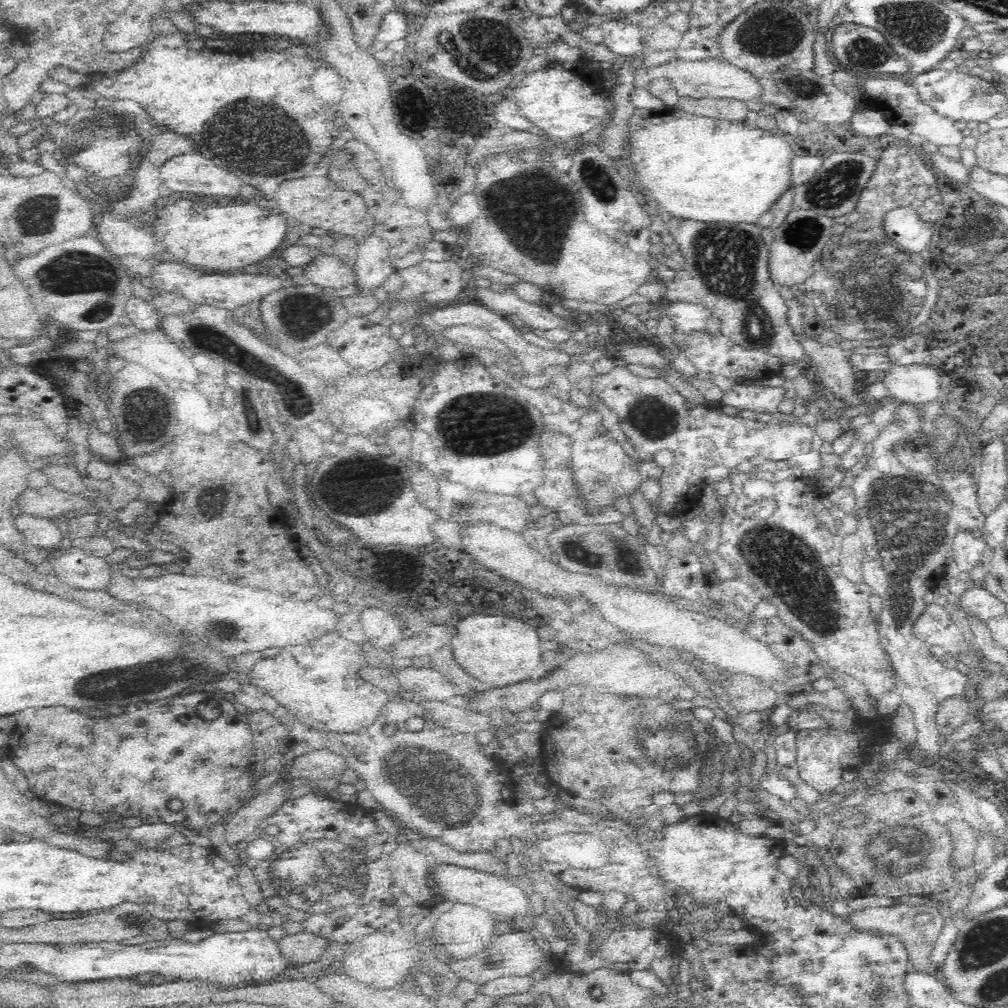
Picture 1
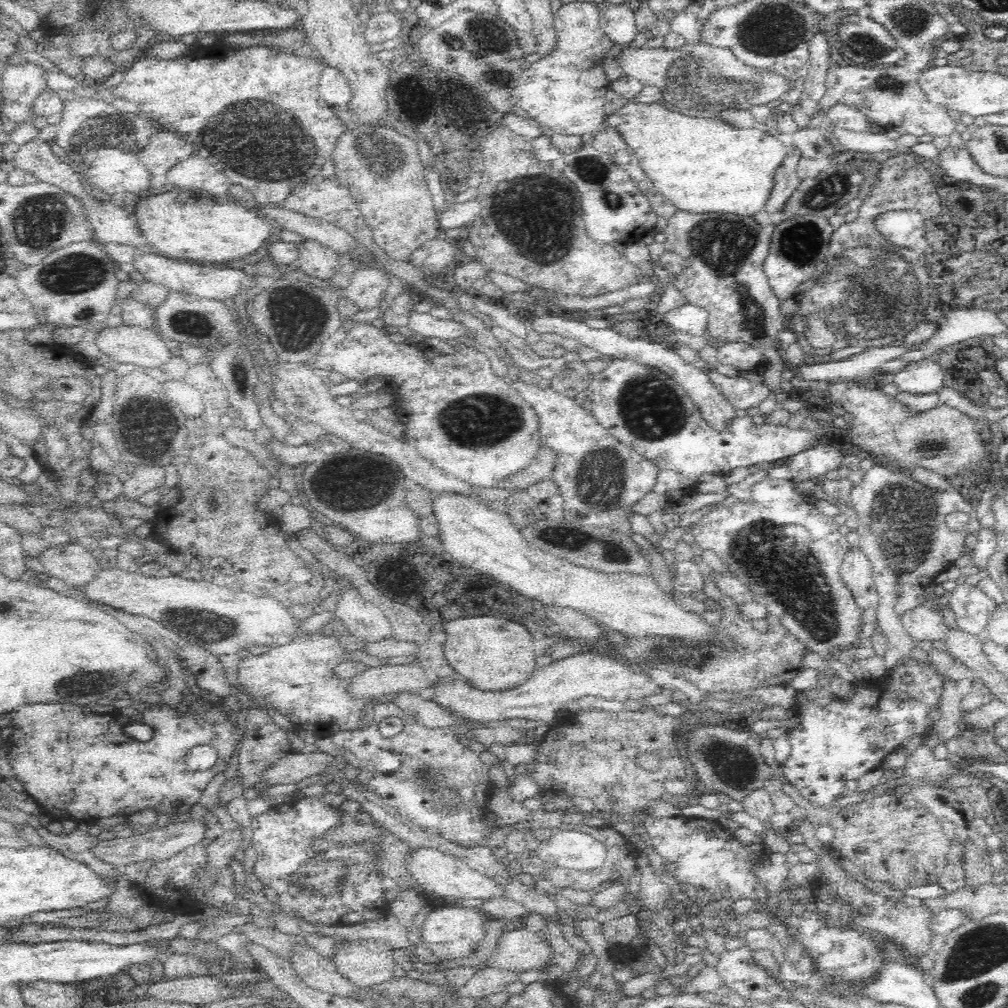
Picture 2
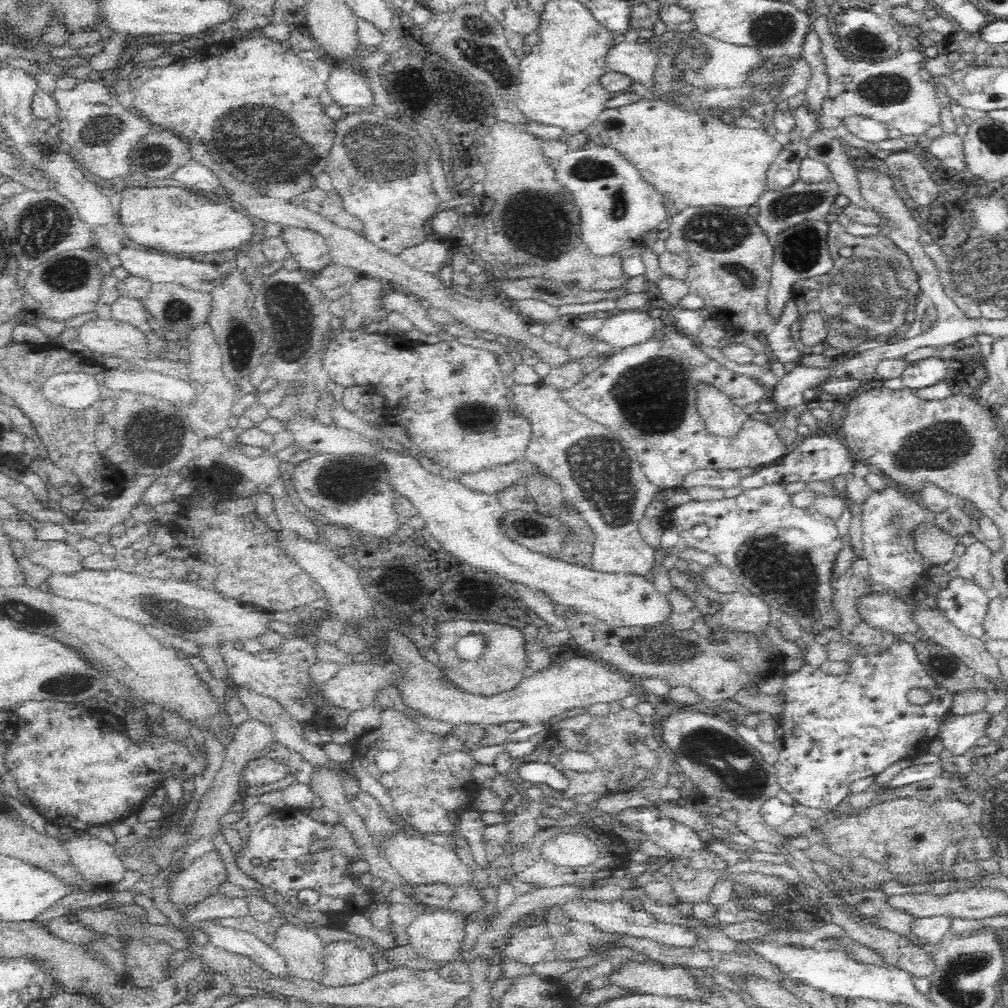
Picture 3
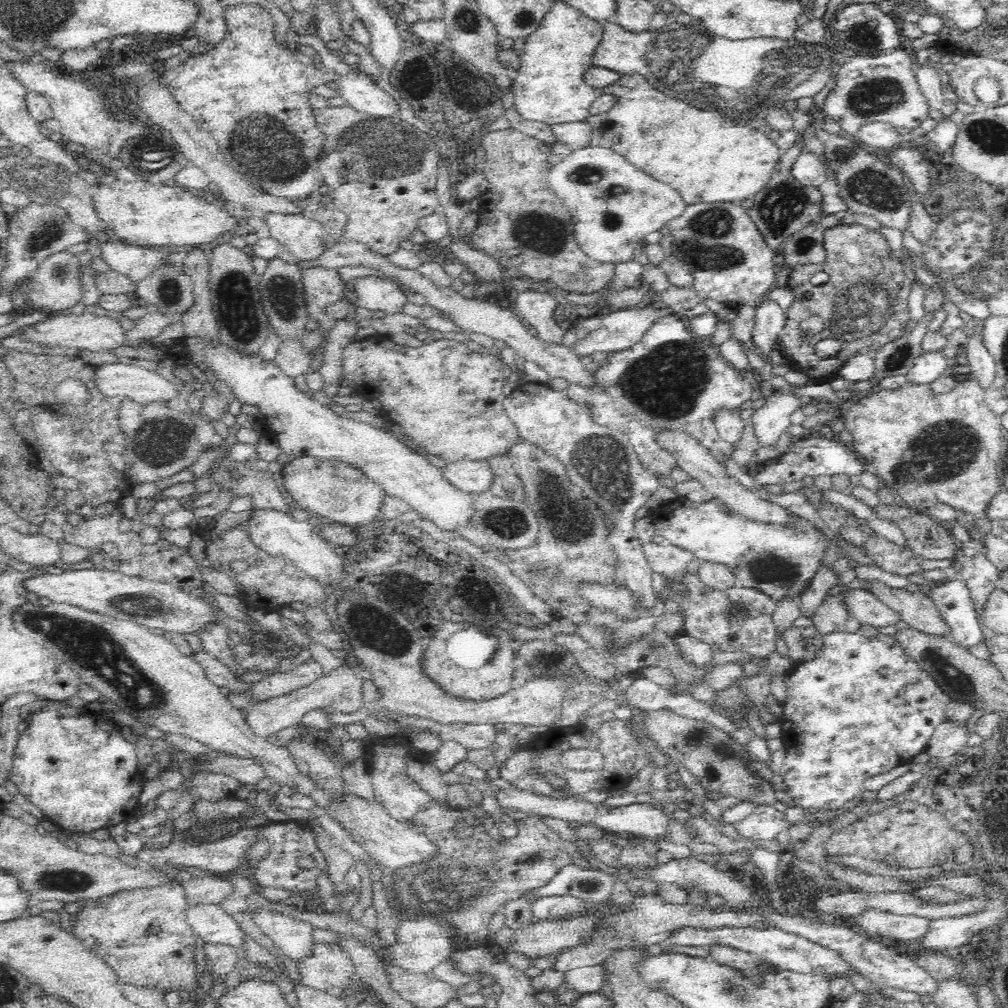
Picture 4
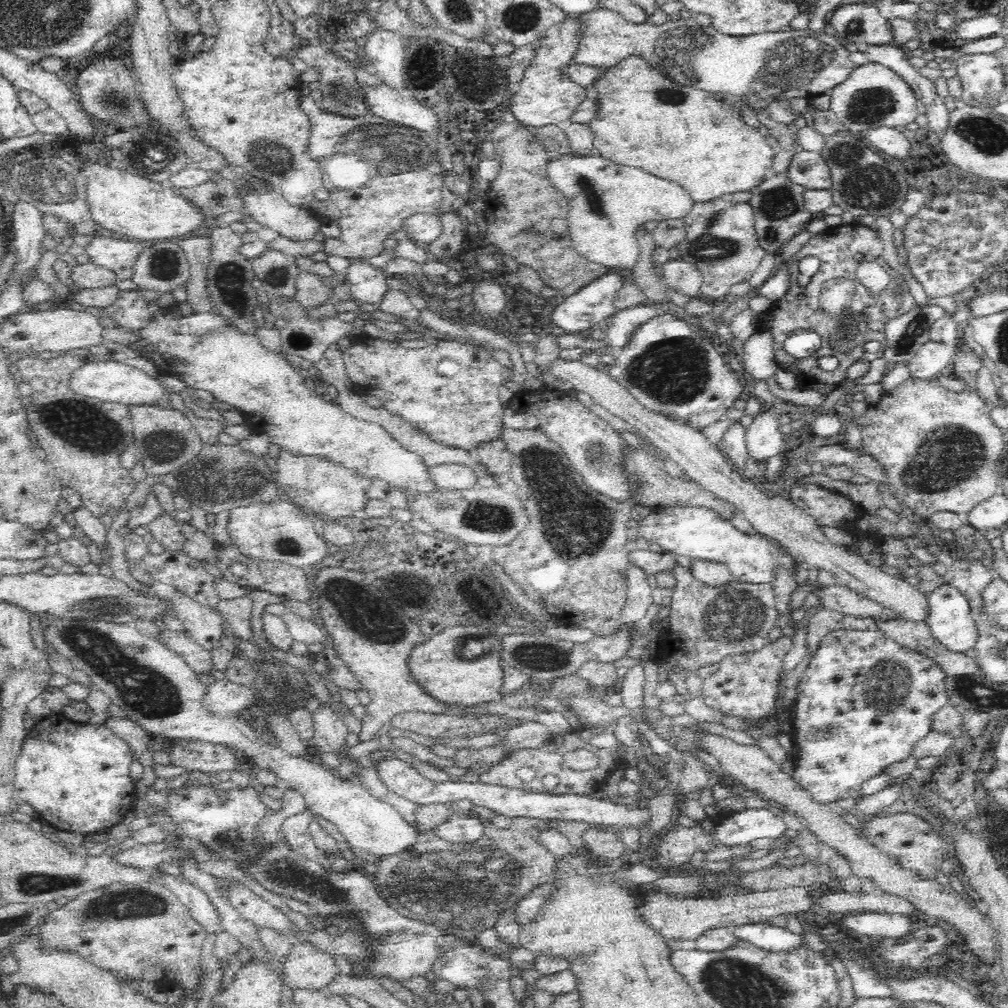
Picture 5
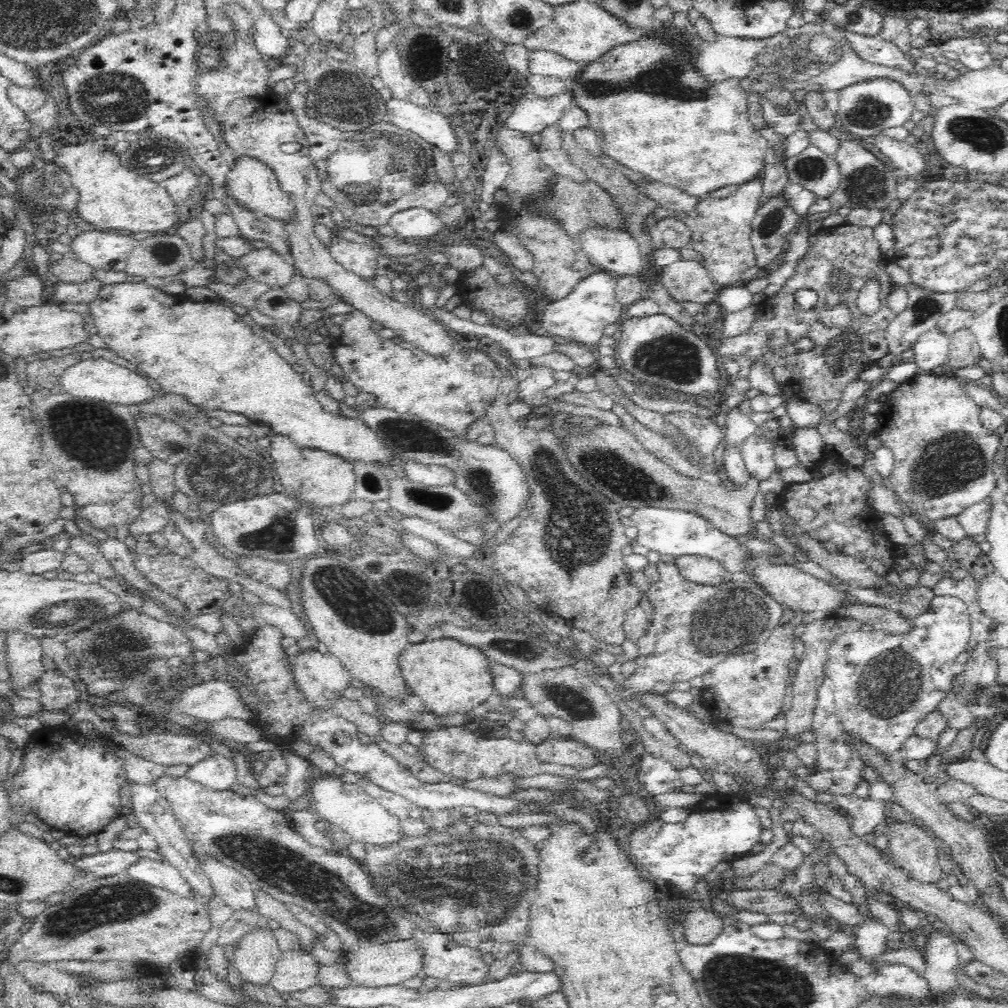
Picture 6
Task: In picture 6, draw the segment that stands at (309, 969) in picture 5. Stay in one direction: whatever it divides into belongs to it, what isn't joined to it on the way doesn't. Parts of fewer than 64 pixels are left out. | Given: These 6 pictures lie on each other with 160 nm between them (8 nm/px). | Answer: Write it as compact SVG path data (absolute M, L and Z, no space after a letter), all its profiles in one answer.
M302 947L281 953L276 972L270 980L278 992L302 992L319 984L320 962Z

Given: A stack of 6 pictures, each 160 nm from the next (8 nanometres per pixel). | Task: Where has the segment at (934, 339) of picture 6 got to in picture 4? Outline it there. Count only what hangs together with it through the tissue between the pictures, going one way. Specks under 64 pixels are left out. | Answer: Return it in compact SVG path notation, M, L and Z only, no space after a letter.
M943 351L922 353L919 358L914 360L914 364L908 373L906 379L912 384L930 384L940 376L947 375L948 359Z

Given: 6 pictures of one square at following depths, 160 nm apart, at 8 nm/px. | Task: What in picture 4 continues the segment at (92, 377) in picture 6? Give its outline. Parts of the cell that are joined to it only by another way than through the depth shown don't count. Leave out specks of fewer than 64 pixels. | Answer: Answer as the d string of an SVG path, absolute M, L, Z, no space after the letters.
M113 363L98 366L97 372L94 374L94 383L98 387L98 391L102 391L104 395L123 399L128 397L130 400L140 404L149 402L164 402L169 398L174 398L178 394L178 388L172 382L163 378L158 372L146 370L140 366L125 363Z

